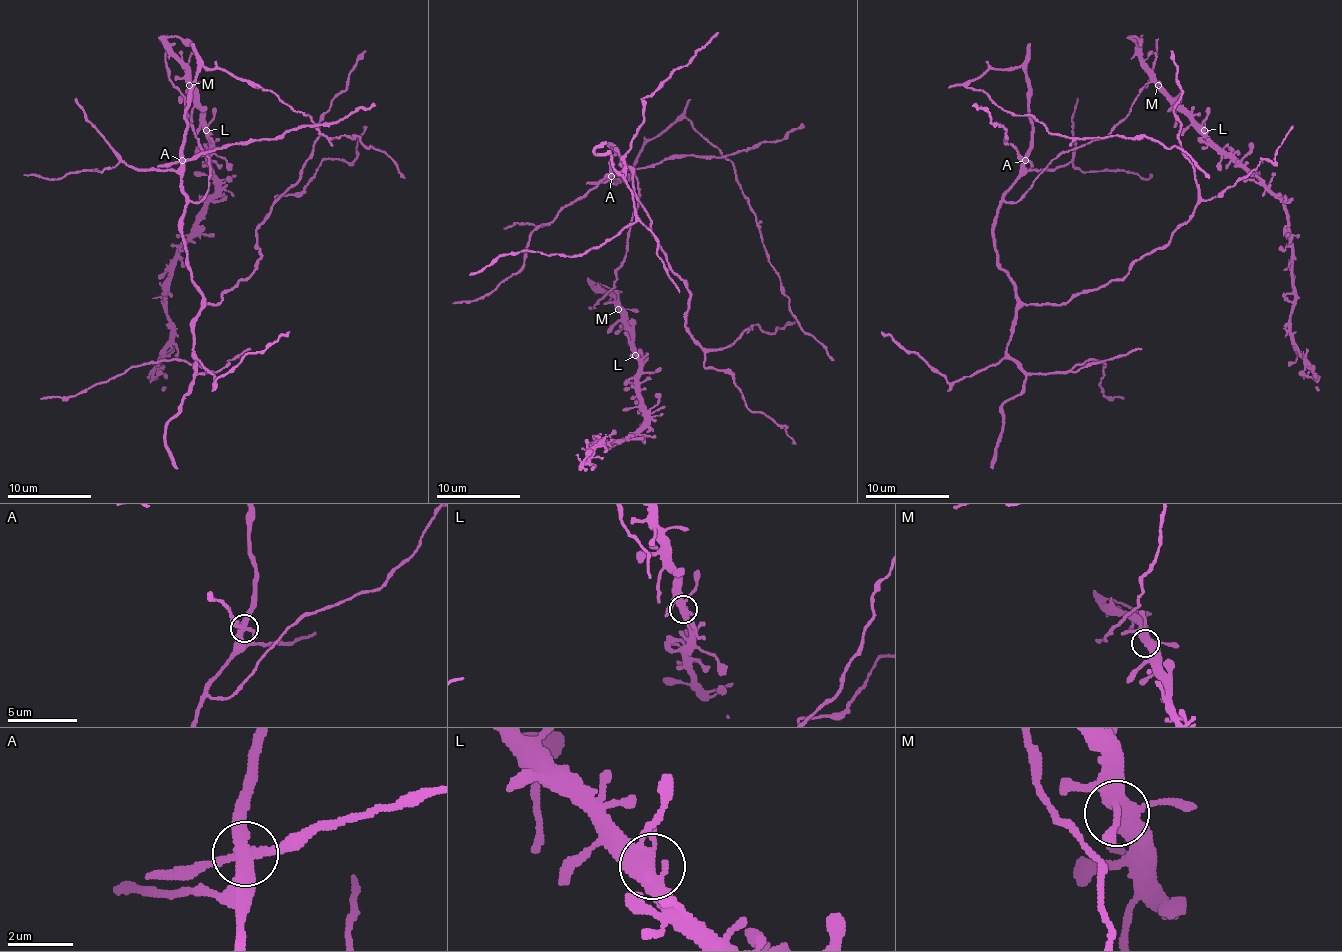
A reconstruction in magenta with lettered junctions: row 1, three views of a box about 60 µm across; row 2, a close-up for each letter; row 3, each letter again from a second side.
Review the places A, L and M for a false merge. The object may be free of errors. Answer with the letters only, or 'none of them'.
A

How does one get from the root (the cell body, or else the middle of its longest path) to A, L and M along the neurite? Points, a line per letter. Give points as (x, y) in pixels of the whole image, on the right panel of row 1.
A: (1021, 197), (1017, 201), (1006, 201), (1004, 193), (1025, 160)
L: (1021, 197), (1056, 158), (1096, 139), (1104, 139), (1129, 112), (1133, 99), (1148, 82), (1156, 82), (1204, 130)
M: (1021, 197), (1056, 158), (1096, 139), (1104, 139), (1129, 112), (1133, 99), (1146, 85), (1158, 85)

